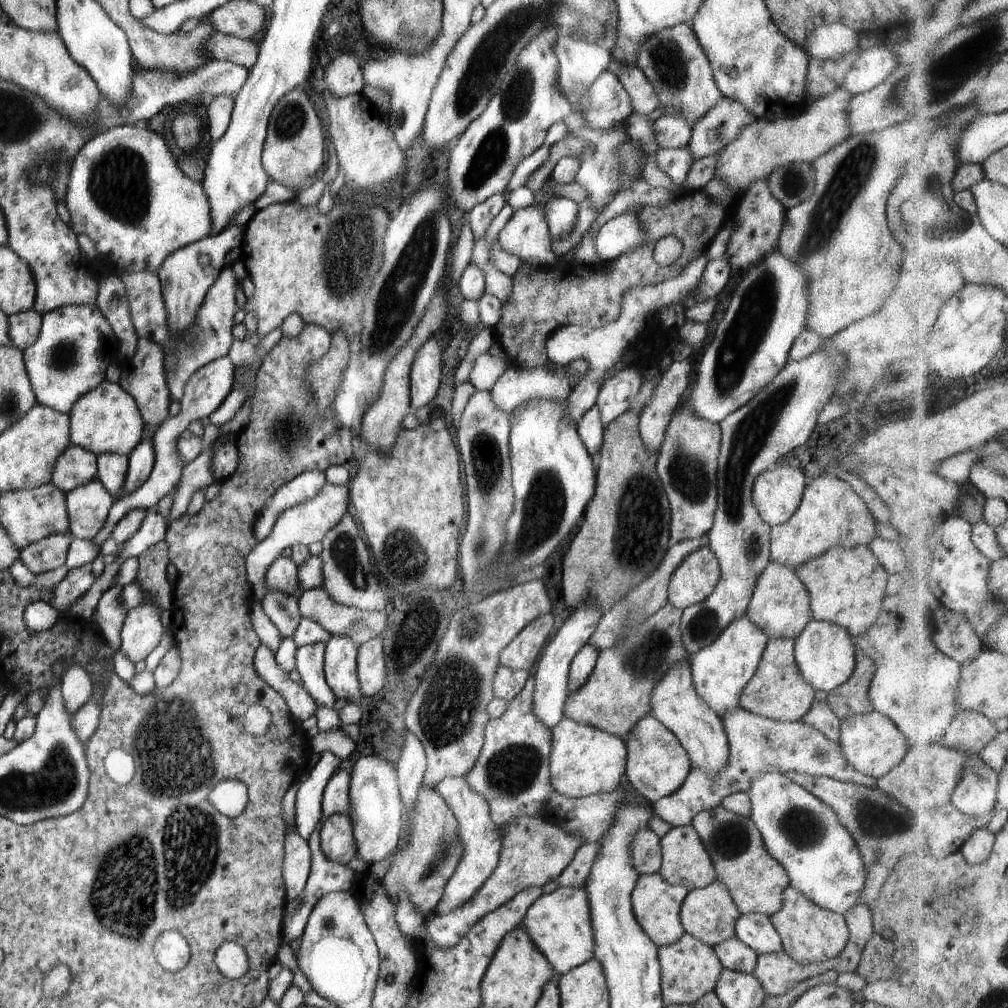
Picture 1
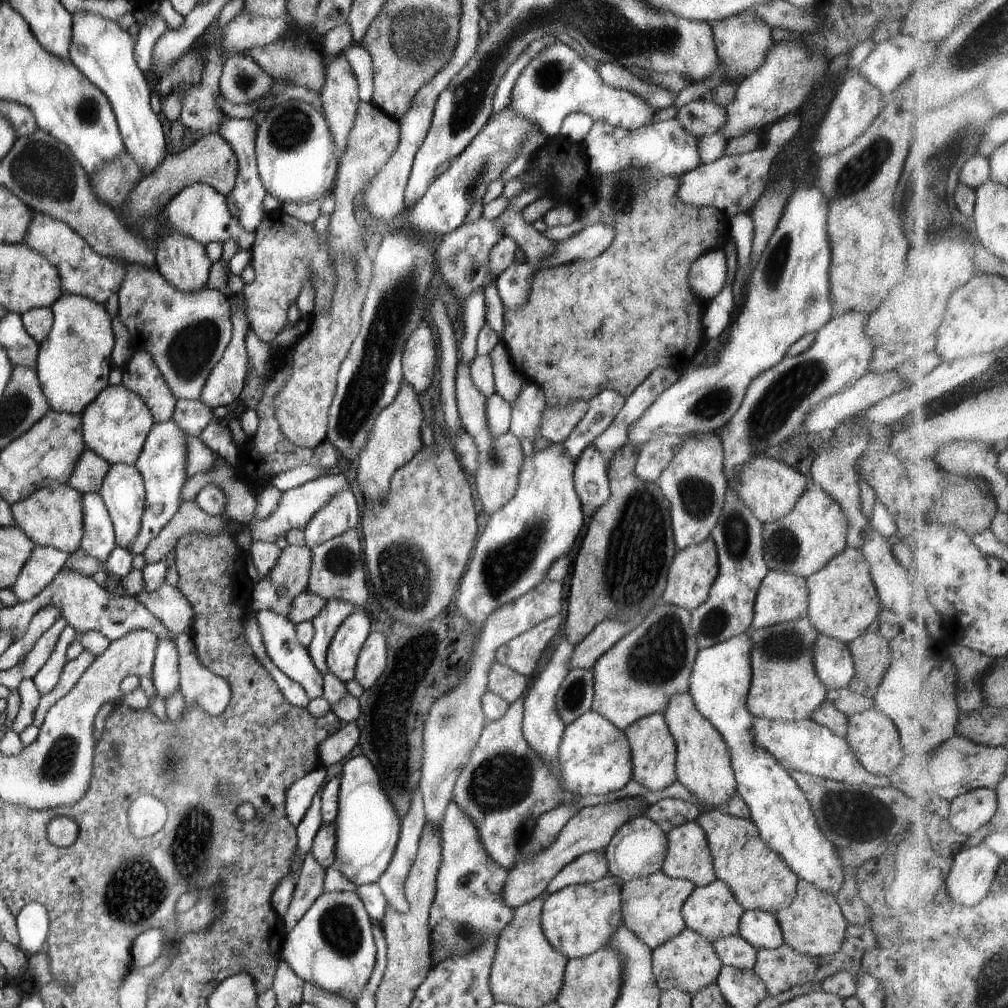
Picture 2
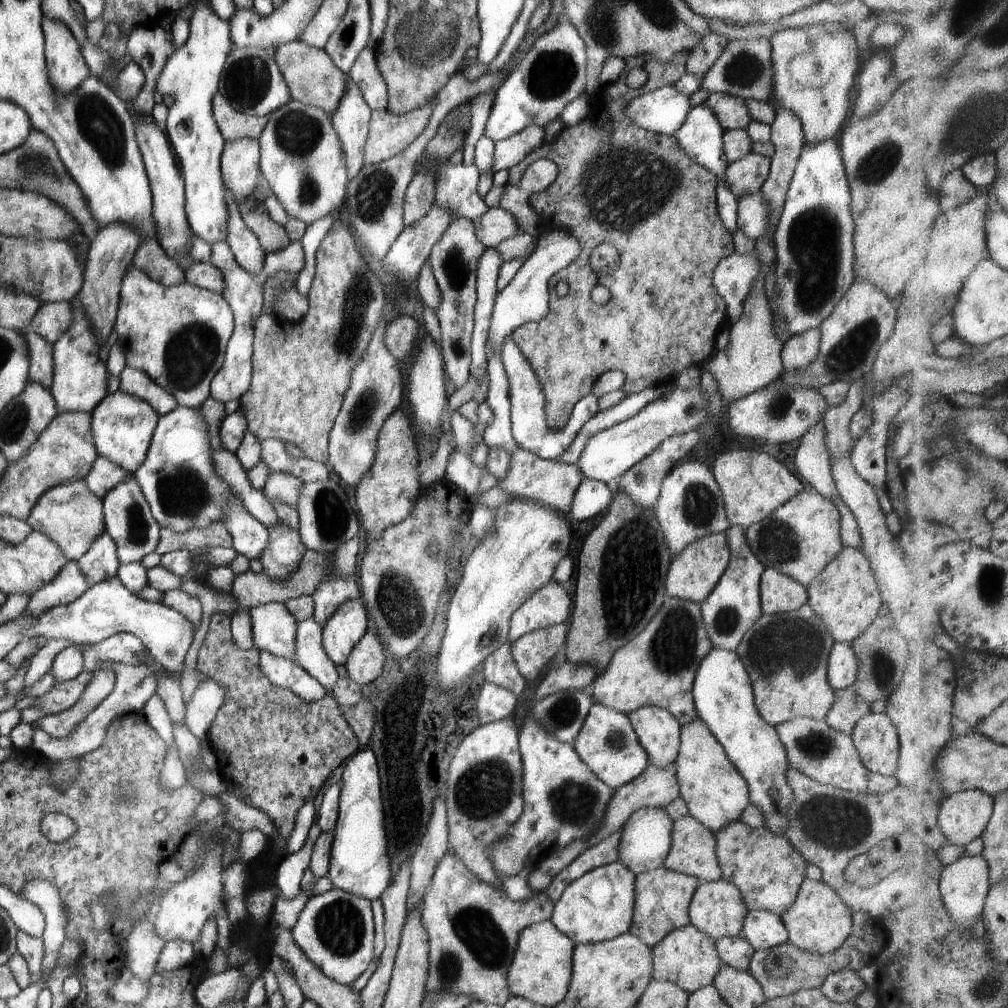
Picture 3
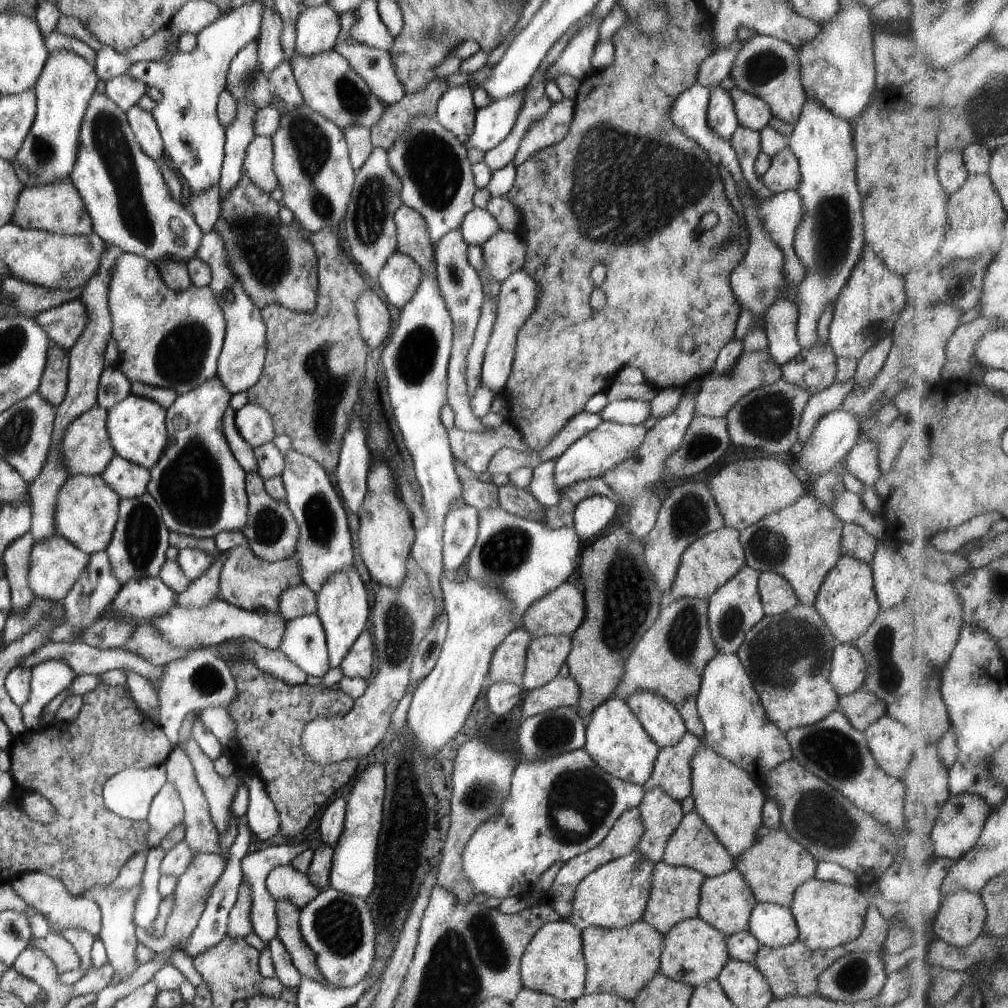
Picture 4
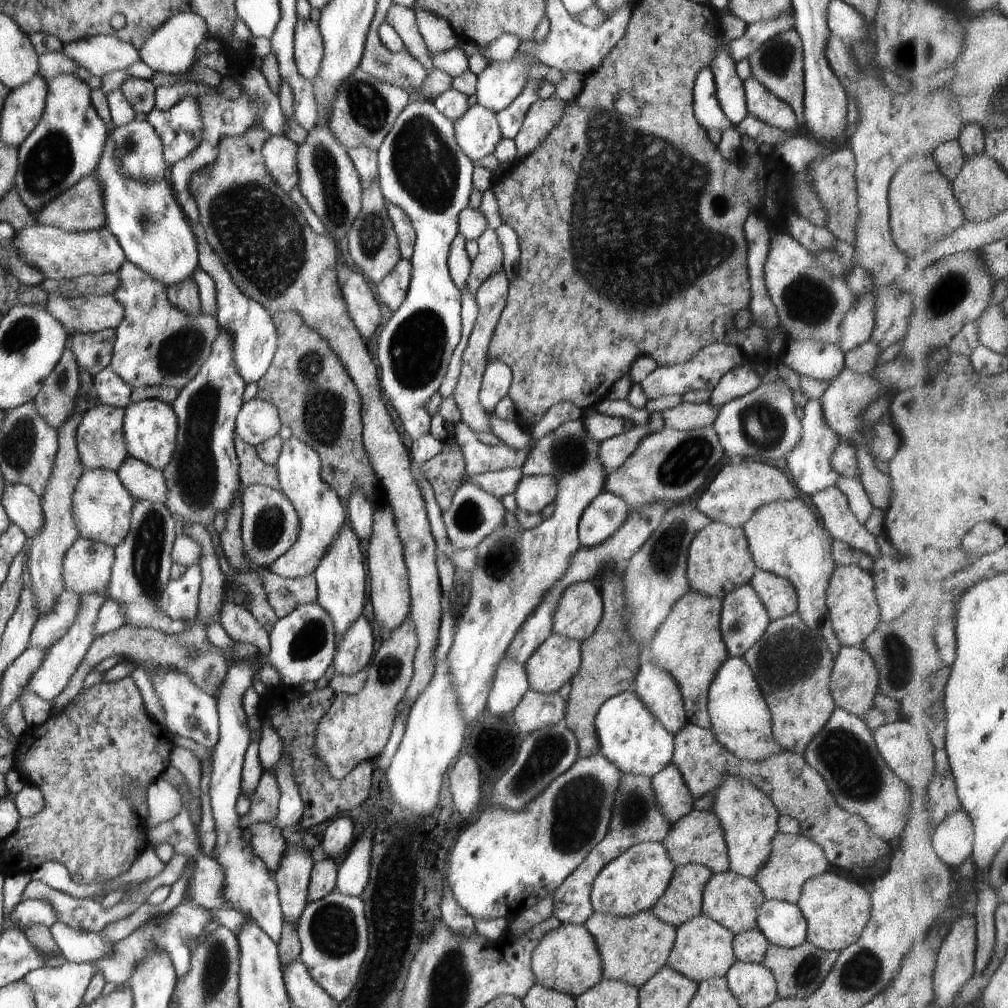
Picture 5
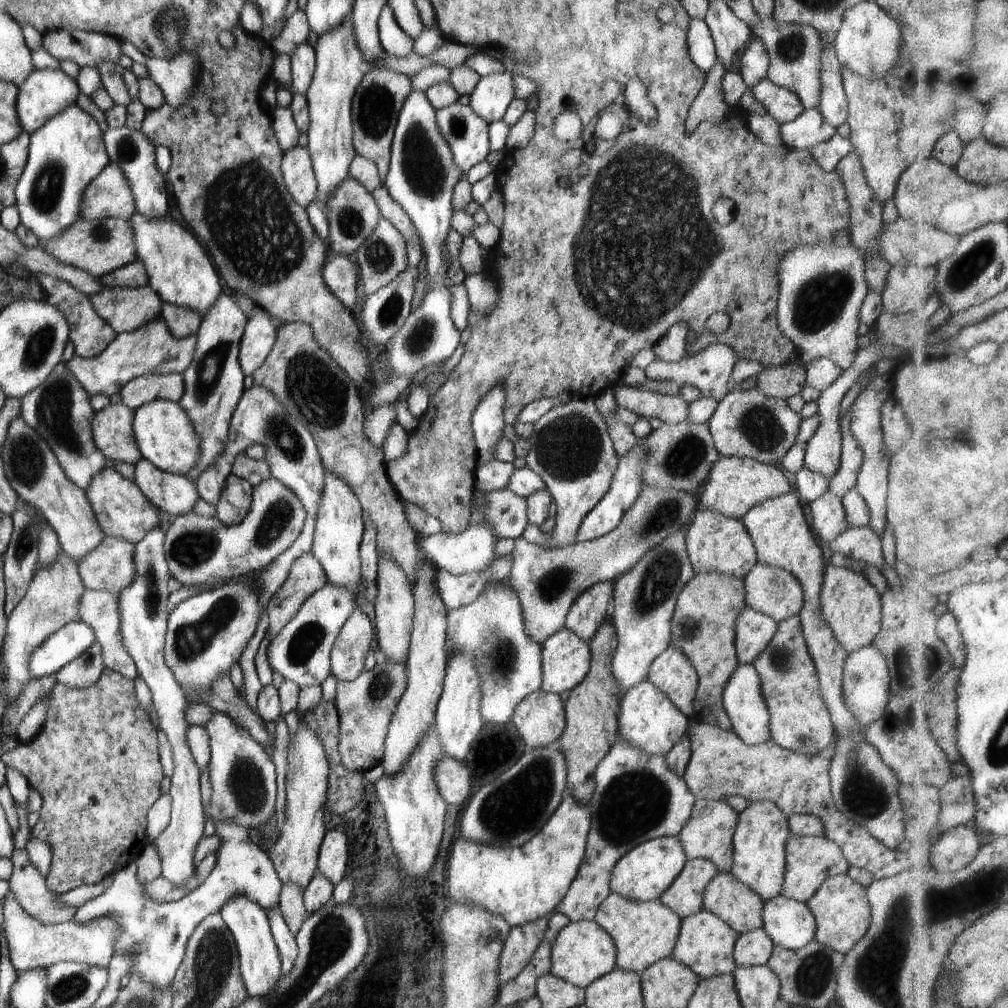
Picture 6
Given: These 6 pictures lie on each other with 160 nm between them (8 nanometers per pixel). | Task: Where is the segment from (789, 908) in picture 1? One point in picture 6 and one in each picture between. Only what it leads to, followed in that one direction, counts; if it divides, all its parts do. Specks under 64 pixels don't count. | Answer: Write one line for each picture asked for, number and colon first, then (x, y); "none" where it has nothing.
2: (814, 925)
3: (819, 922)
4: (827, 914)
5: (836, 910)
6: (840, 906)

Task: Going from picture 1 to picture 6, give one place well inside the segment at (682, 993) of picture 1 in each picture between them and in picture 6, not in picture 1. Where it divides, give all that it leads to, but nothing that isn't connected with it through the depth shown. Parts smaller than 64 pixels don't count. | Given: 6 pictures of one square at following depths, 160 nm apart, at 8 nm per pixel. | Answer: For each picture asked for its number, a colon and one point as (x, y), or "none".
2: (688, 962)
3: (686, 957)
4: (694, 953)
5: (703, 949)
6: (705, 944)

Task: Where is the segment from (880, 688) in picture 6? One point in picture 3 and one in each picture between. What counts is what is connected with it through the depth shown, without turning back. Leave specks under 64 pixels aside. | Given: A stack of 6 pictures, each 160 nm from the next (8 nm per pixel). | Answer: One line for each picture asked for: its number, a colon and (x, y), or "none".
3: (843, 669)
4: (848, 669)
5: (854, 679)

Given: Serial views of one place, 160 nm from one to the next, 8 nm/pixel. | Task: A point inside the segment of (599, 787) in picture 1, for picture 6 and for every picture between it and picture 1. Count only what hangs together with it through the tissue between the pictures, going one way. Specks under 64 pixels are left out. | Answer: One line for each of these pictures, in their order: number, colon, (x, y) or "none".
2: (594, 755)
3: (607, 744)
4: (614, 738)
5: (630, 737)
6: (647, 719)

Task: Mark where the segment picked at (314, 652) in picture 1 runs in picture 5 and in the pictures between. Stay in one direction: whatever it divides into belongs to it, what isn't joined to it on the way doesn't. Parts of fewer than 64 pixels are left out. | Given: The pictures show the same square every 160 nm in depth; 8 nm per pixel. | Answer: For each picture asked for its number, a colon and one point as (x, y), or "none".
2: (326, 624)
3: (333, 591)
4: (324, 547)
5: (321, 516)

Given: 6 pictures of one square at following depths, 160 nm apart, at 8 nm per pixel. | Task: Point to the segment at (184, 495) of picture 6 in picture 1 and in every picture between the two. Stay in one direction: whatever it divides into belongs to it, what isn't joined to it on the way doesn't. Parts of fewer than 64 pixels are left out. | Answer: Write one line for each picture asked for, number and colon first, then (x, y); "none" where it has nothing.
1: (75, 466)
2: (90, 469)
3: (105, 474)
4: (128, 480)
5: (143, 482)

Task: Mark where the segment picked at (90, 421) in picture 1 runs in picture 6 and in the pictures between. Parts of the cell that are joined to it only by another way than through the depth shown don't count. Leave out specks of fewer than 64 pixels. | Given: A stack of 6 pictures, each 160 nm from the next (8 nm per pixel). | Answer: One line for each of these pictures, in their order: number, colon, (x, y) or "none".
2: (115, 424)
3: (123, 425)
4: (136, 426)
5: (149, 427)
6: (164, 435)

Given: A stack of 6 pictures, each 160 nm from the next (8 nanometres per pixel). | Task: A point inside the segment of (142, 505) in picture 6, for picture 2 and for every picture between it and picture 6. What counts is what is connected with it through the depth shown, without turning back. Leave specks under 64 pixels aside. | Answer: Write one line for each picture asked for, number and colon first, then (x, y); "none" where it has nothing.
2: (52, 516)
3: (72, 515)
4: (86, 509)
5: (101, 506)

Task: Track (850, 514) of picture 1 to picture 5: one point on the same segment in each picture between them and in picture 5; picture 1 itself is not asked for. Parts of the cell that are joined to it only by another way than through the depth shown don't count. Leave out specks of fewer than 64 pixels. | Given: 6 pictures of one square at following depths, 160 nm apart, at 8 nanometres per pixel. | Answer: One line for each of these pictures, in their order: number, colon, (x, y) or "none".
2: (815, 530)
3: (802, 537)
4: (802, 542)
5: (785, 538)

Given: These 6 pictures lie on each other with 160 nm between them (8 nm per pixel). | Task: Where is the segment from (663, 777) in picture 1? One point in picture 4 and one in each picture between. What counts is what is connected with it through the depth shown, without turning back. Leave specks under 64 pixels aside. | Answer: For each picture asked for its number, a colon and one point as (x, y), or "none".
2: (653, 750)
3: (658, 732)
4: (662, 722)

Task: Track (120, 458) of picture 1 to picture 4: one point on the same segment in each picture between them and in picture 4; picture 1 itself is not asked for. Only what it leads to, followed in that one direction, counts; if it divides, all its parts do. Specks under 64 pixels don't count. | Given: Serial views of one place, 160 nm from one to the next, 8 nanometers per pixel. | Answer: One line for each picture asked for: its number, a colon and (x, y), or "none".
2: (122, 489)
3: (128, 520)
4: (137, 548)

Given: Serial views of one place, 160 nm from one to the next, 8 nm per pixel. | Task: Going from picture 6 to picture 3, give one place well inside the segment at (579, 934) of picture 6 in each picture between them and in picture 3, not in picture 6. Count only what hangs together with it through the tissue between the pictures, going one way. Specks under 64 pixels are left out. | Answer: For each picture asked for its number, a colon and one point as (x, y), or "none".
3: (541, 970)
4: (553, 963)
5: (567, 960)

